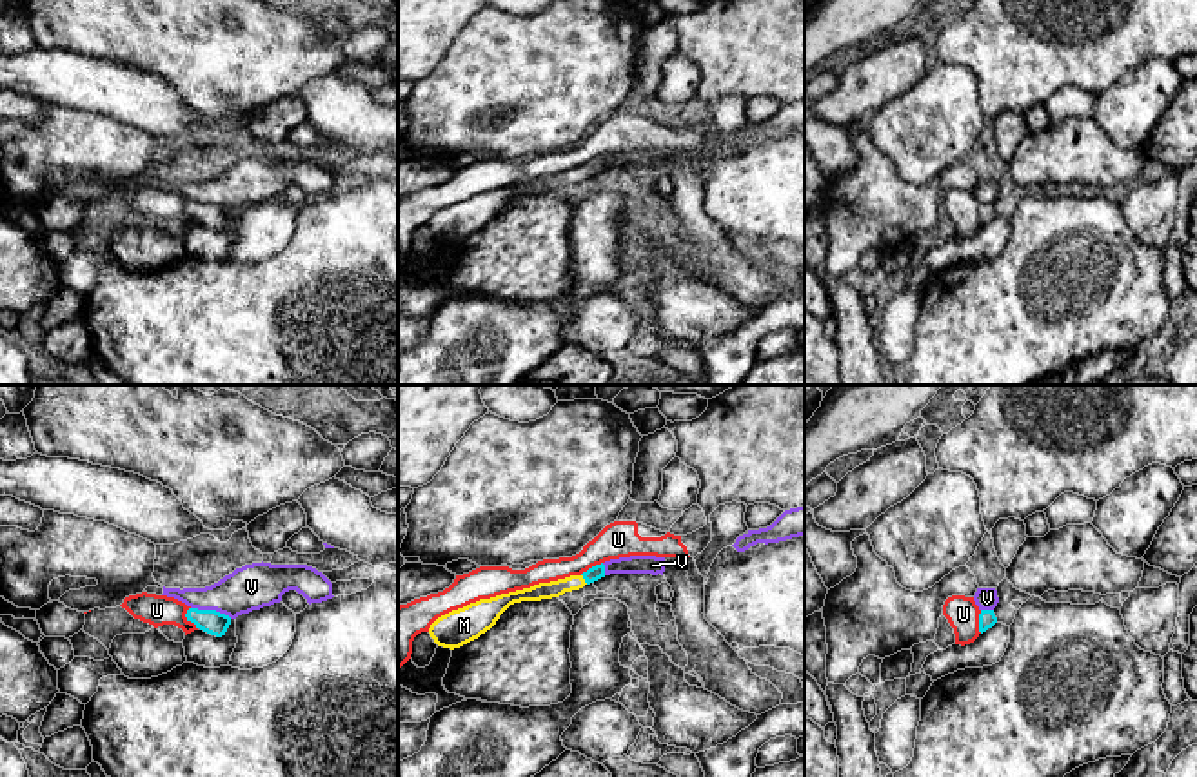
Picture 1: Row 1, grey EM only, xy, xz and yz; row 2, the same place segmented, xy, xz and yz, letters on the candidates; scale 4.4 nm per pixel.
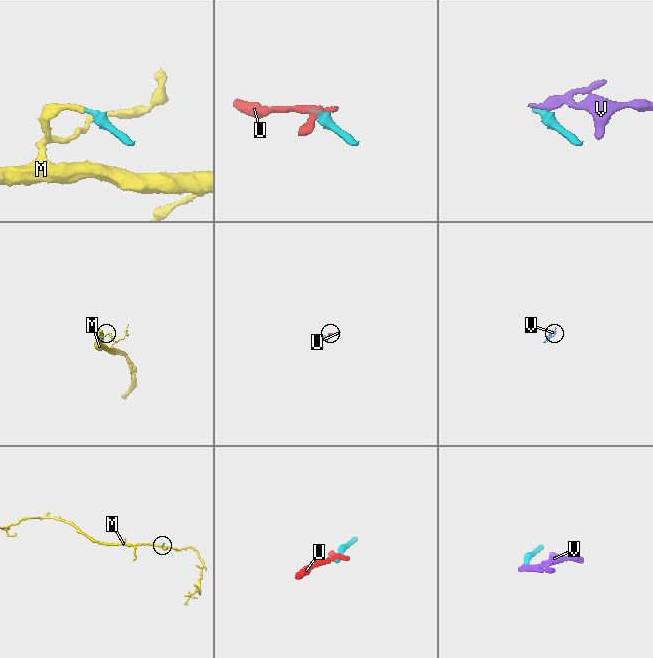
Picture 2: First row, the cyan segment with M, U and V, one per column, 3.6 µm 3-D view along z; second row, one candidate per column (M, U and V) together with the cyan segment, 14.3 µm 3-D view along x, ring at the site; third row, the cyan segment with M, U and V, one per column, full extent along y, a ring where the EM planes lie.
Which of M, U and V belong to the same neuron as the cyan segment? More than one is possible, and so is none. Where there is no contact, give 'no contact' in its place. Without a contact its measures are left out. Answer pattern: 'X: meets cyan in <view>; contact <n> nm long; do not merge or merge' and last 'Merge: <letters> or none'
M: meets cyan in xz; contact 50 nm long; merge
U: meets cyan in xy; contact 110 nm long; do not merge
V: meets cyan in xy; contact 190 nm long; do not merge
Merge: M

